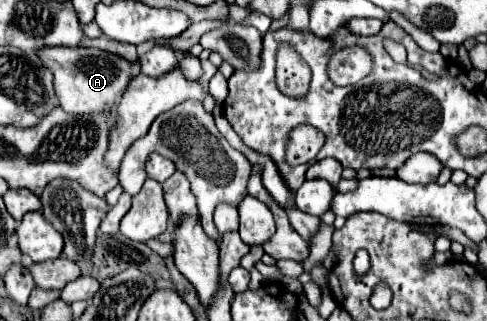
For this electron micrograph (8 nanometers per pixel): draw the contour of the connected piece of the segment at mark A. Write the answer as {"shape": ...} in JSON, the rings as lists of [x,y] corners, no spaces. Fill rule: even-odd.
{"shape":[[[40,48],[36,50],[44,66],[54,74],[54,90],[60,106],[70,114],[90,114],[100,110],[110,110],[122,98],[128,82],[132,80],[132,66],[128,60],[98,50],[98,48]]]}

